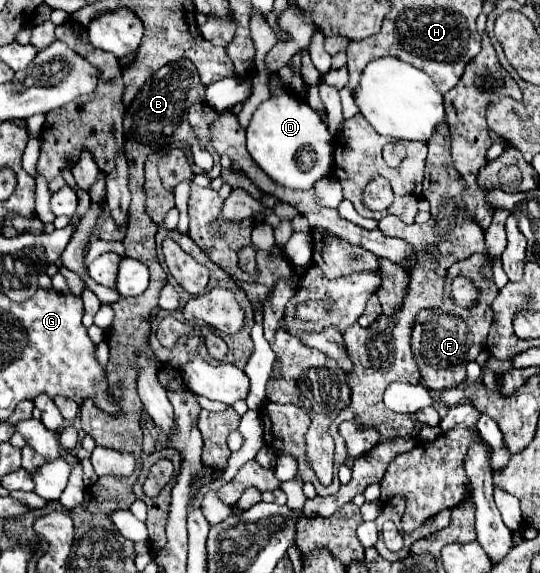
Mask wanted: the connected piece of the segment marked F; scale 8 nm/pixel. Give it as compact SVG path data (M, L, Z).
M471 255L465 261L453 263L447 269L447 277L445 277L445 285L451 283L453 277L457 275L465 275L471 281L477 281L477 285L481 285L481 301L475 309L461 309L459 305L449 301L449 295L445 295L443 305L435 307L435 309L423 309L417 319L415 319L415 327L413 327L413 337L411 337L411 349L413 349L413 357L415 363L419 367L421 379L429 389L451 389L457 387L465 381L467 373L465 373L465 365L467 361L475 361L475 357L485 349L487 345L487 333L493 321L493 311L491 311L491 303L497 297L497 285L493 283L493 279L485 279L485 275L481 273L481 267L485 263L485 255Z

